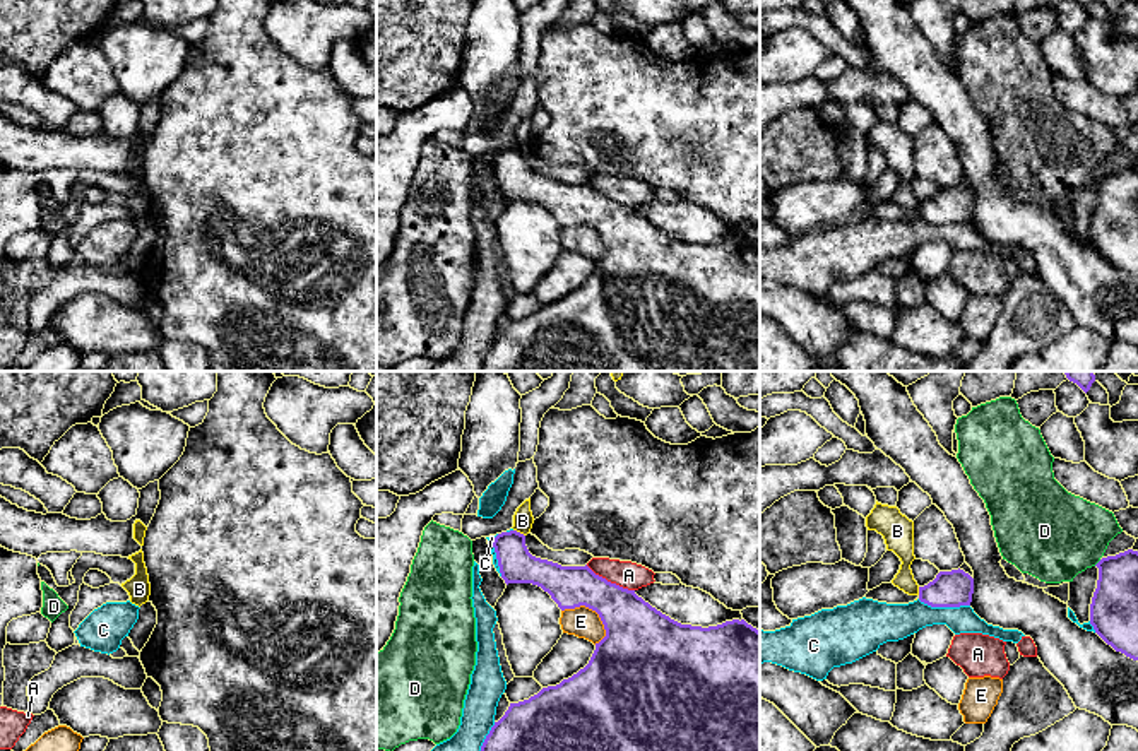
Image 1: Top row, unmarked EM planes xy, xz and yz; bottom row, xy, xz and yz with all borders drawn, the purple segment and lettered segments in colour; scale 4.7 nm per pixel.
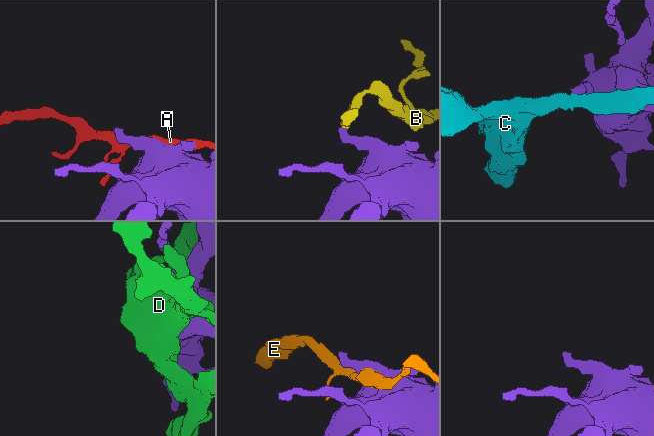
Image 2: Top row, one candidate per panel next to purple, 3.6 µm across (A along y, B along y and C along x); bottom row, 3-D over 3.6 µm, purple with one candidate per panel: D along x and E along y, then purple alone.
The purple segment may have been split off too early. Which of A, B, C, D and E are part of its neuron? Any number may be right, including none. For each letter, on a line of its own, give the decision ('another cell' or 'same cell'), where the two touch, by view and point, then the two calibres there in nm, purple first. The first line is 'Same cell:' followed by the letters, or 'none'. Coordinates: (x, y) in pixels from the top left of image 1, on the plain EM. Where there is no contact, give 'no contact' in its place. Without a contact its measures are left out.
Same cell: none
A: another cell; meets purple in xz at (610, 199); 280 nm thick on the purple side, 130 nm on the other
B: another cell; meets purple in xz at (519, 149); 170 nm thick on the purple side, 100 nm on the other
C: another cell; meets purple in yz at (943, 223); 180 nm thick on the purple side, 180 nm on the other
D: another cell; meets purple in yz at (1099, 178); 220 nm thick on the purple side, 420 nm on the other
E: another cell; meets purple in xz at (591, 224); 300 nm thick on the purple side, 140 nm on the other

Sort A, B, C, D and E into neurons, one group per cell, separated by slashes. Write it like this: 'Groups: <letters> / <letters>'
Groups: A / B / C / D / E

